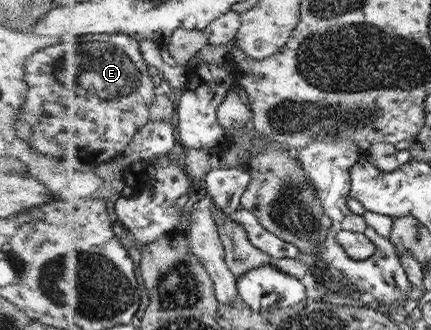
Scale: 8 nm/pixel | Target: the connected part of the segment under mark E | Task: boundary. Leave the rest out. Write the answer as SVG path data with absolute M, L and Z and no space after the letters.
M122 33L113 34L92 34L86 35L79 40L68 40L46 48L38 50L32 56L28 57L25 62L25 81L28 83L28 92L22 110L17 114L17 118L30 124L32 135L29 140L31 147L38 154L45 154L52 158L58 158L66 161L79 161L83 166L90 167L94 164L101 165L102 163L109 163L116 157L122 157L128 148L134 142L137 134L150 122L152 122L150 109L153 108L154 101L157 100L158 91L152 74L150 74L149 62L146 60L141 49L141 42L138 38L132 37Z

